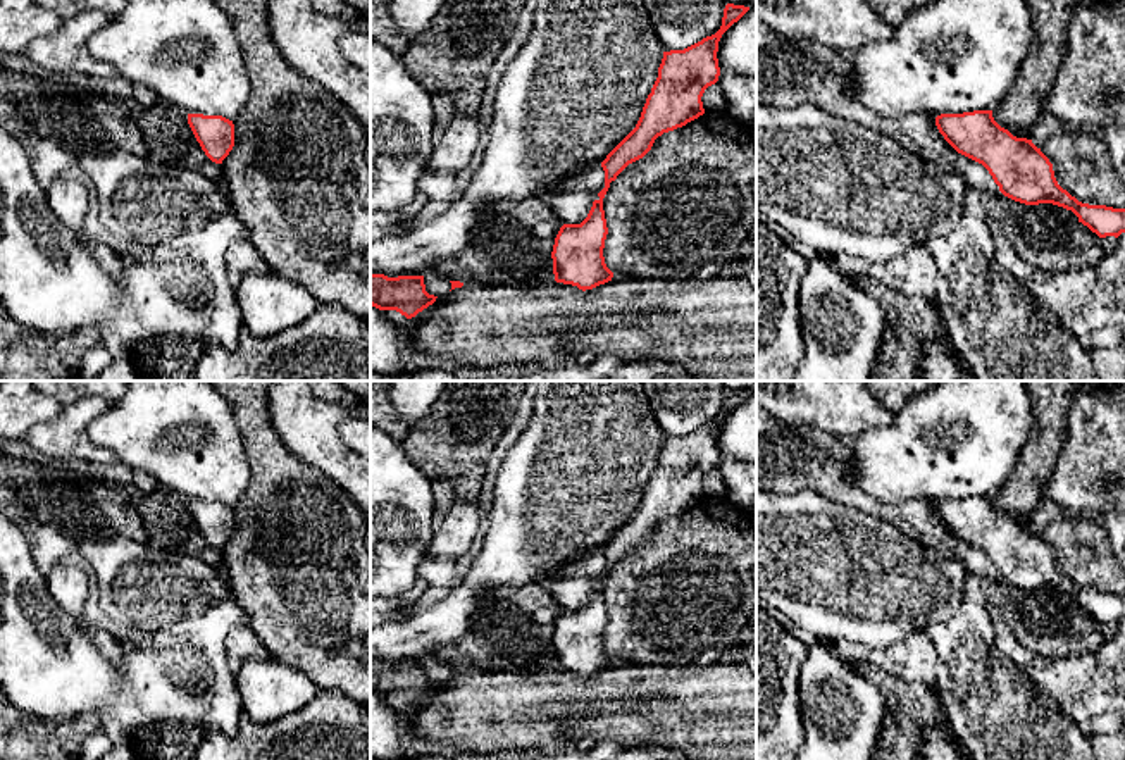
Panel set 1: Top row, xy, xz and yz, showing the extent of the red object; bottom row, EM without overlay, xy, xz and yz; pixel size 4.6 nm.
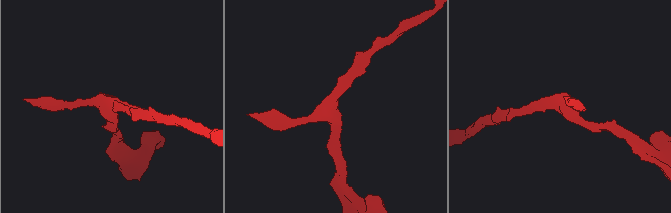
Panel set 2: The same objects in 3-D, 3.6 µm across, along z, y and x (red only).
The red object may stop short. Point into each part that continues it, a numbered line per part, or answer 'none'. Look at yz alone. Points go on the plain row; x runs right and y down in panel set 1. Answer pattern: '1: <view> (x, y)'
none

